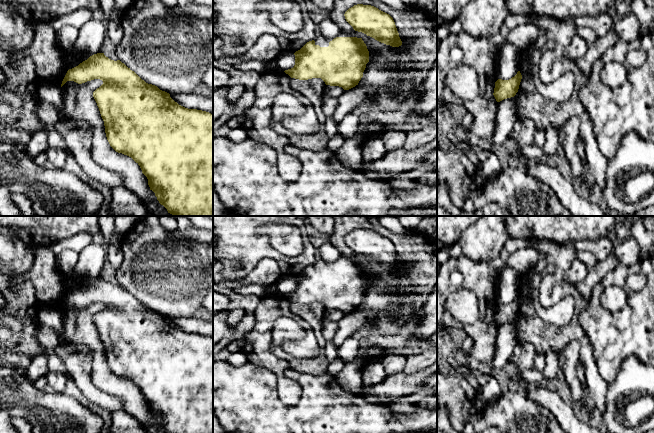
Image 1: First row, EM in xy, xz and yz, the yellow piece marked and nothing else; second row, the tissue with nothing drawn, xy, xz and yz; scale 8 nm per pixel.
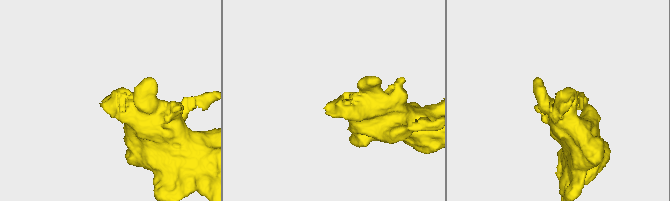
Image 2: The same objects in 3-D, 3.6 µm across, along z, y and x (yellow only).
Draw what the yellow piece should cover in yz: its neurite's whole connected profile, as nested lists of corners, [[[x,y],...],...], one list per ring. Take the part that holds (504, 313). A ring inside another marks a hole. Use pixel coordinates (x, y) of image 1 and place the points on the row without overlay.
[[[520,295],[509,304],[498,303],[495,306],[494,312],[494,321],[497,326],[500,326],[504,323],[514,321],[518,316],[519,309],[522,303]]]

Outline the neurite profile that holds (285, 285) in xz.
[[[282,277],[278,282],[275,283],[273,288],[279,295],[291,293],[295,289],[295,279],[294,277]]]

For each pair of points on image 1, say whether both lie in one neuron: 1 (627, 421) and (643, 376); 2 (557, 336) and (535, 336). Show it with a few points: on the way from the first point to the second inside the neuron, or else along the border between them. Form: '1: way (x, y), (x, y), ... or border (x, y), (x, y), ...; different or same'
1: way (626, 410), (626, 393), (632, 387); same
2: way (552, 336), (540, 336); same

